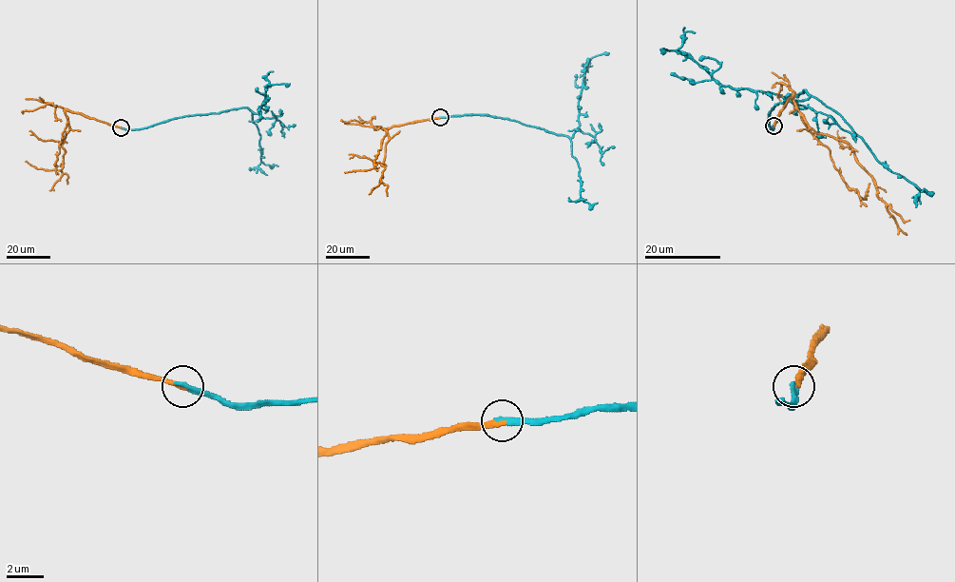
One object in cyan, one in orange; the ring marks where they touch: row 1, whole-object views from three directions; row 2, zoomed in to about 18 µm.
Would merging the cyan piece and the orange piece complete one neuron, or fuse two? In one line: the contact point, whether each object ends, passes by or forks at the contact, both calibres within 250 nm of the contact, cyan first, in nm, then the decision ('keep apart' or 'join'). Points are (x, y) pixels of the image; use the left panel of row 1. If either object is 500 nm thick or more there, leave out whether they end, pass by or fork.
at (121, 127); cyan ends there; orange ends there; 320 nm thick on the cyan side, 260 nm on the other; join

